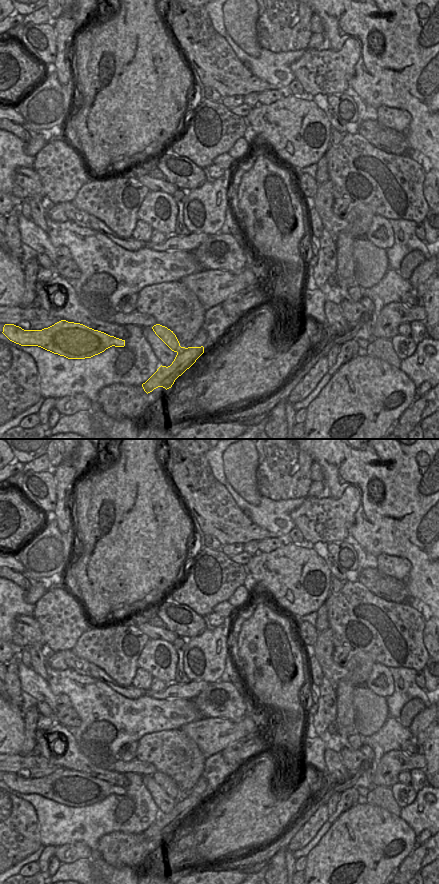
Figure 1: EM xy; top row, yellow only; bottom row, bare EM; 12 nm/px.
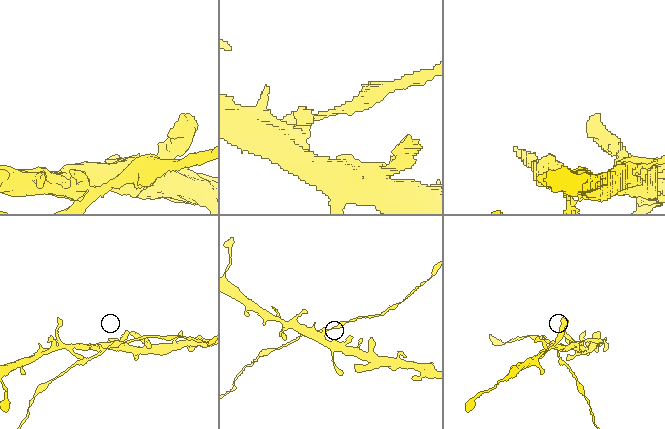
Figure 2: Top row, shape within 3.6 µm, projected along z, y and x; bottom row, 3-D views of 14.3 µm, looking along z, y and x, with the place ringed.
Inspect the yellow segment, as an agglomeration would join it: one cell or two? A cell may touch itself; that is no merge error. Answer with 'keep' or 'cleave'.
cleave

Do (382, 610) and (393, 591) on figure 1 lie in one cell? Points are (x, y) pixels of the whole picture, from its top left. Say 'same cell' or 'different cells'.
different cells

